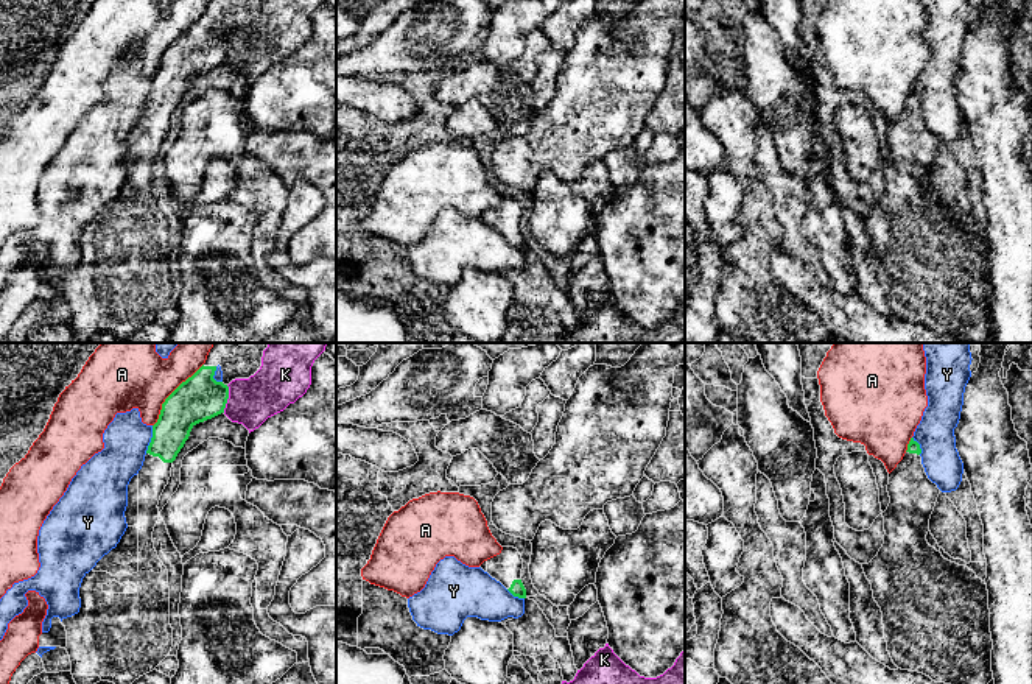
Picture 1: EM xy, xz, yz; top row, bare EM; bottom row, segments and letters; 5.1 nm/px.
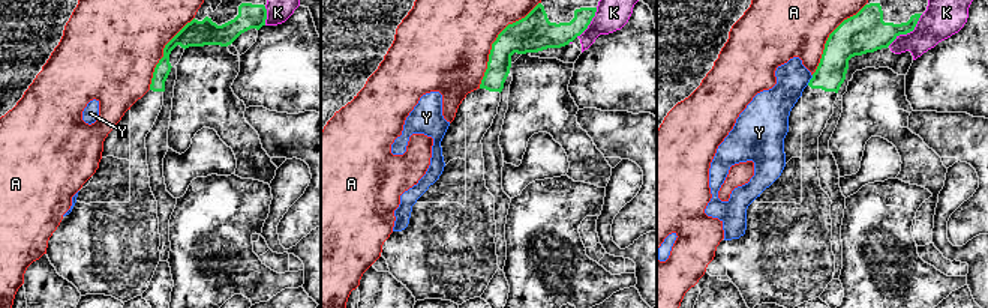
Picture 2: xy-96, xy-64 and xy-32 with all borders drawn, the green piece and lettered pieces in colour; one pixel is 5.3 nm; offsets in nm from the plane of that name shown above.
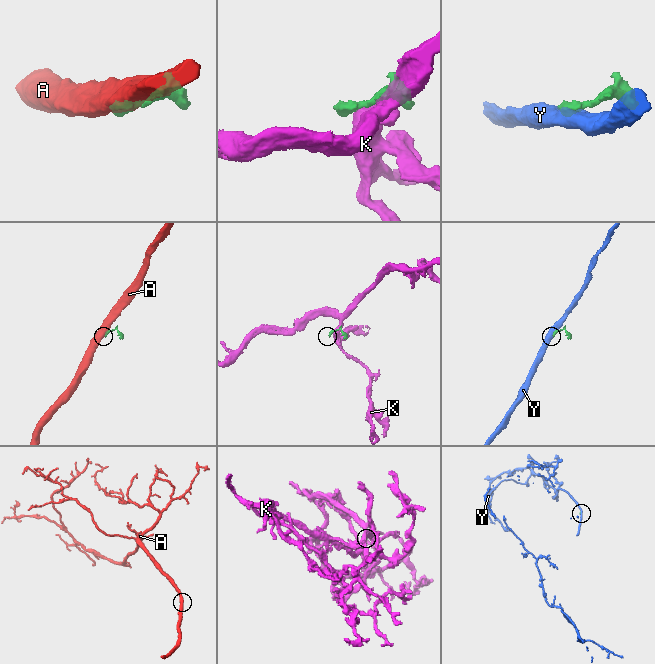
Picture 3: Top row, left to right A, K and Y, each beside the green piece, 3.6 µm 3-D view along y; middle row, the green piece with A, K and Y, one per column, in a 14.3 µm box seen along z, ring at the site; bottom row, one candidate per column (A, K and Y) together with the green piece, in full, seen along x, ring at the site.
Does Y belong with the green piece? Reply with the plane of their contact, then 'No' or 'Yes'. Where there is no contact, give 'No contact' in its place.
Touches green in xy. No

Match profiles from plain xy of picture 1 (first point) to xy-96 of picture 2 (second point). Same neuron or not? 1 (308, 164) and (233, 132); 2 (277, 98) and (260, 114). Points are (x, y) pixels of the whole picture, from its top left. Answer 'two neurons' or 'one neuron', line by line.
1: two neurons
2: two neurons

